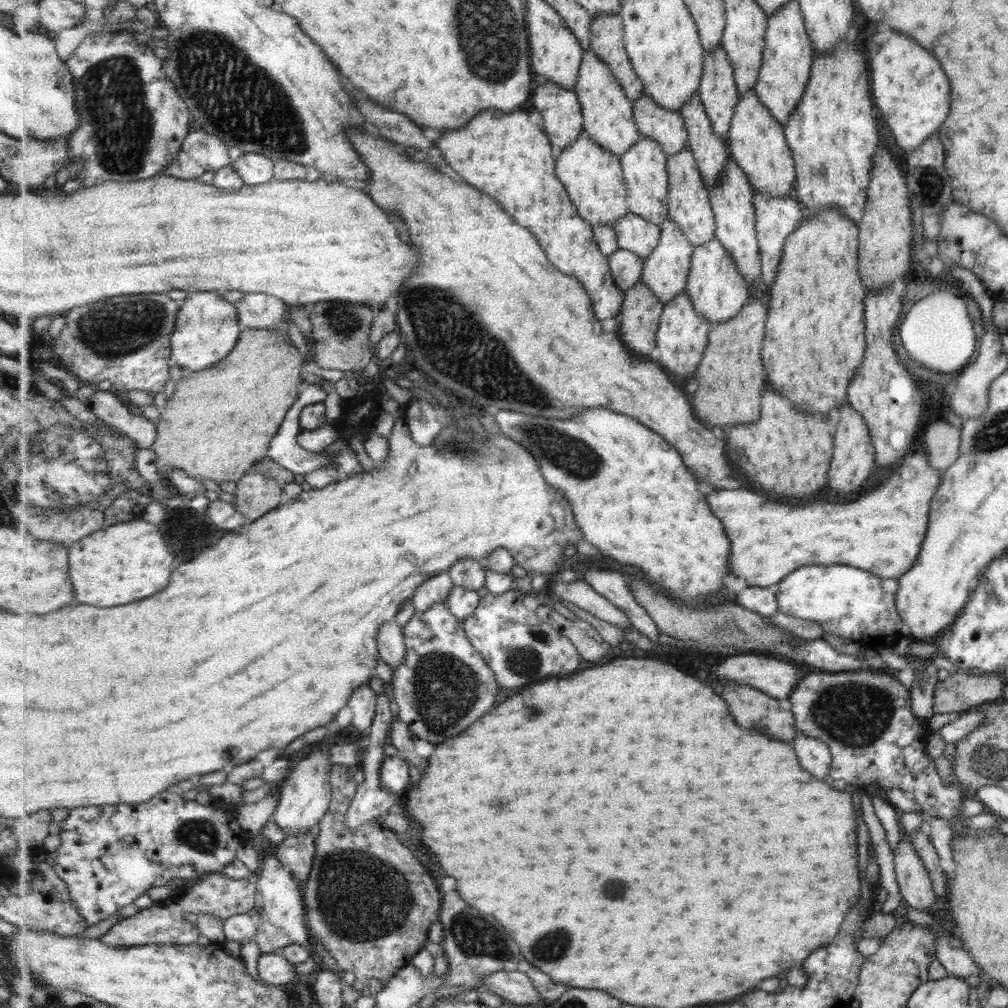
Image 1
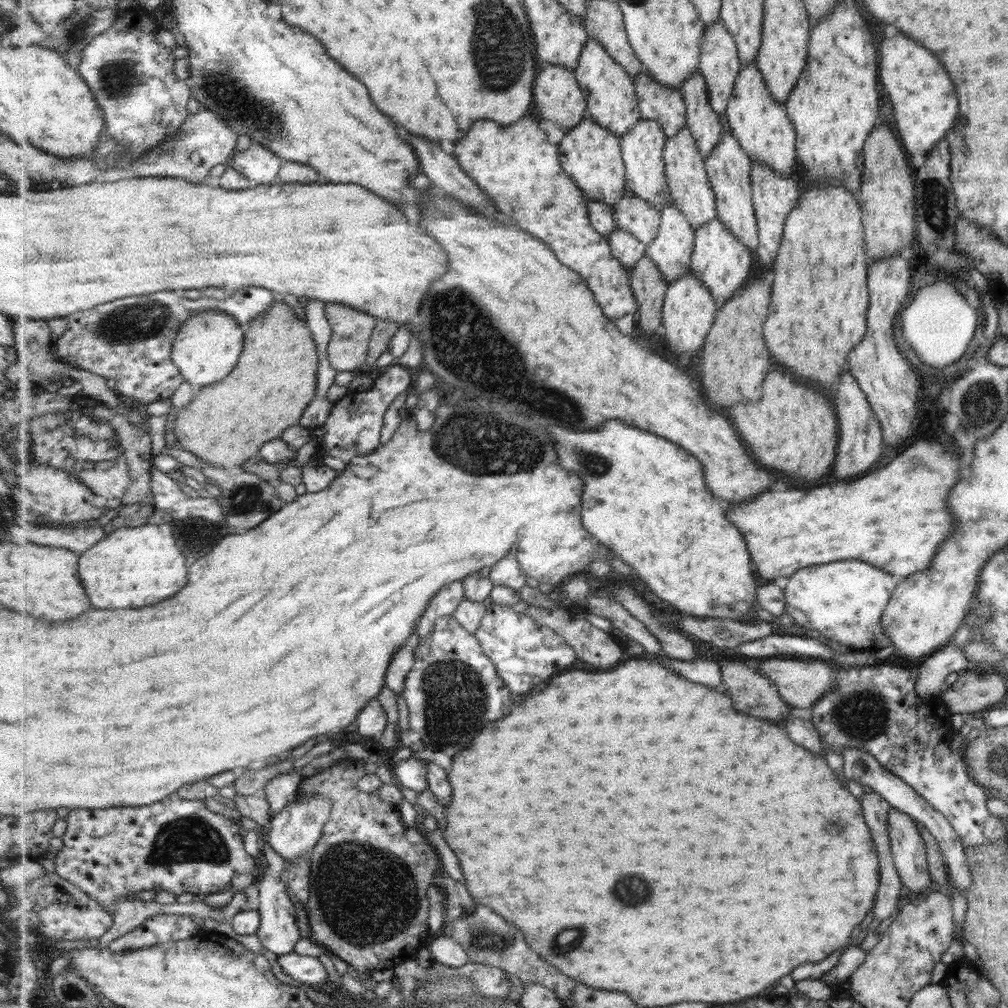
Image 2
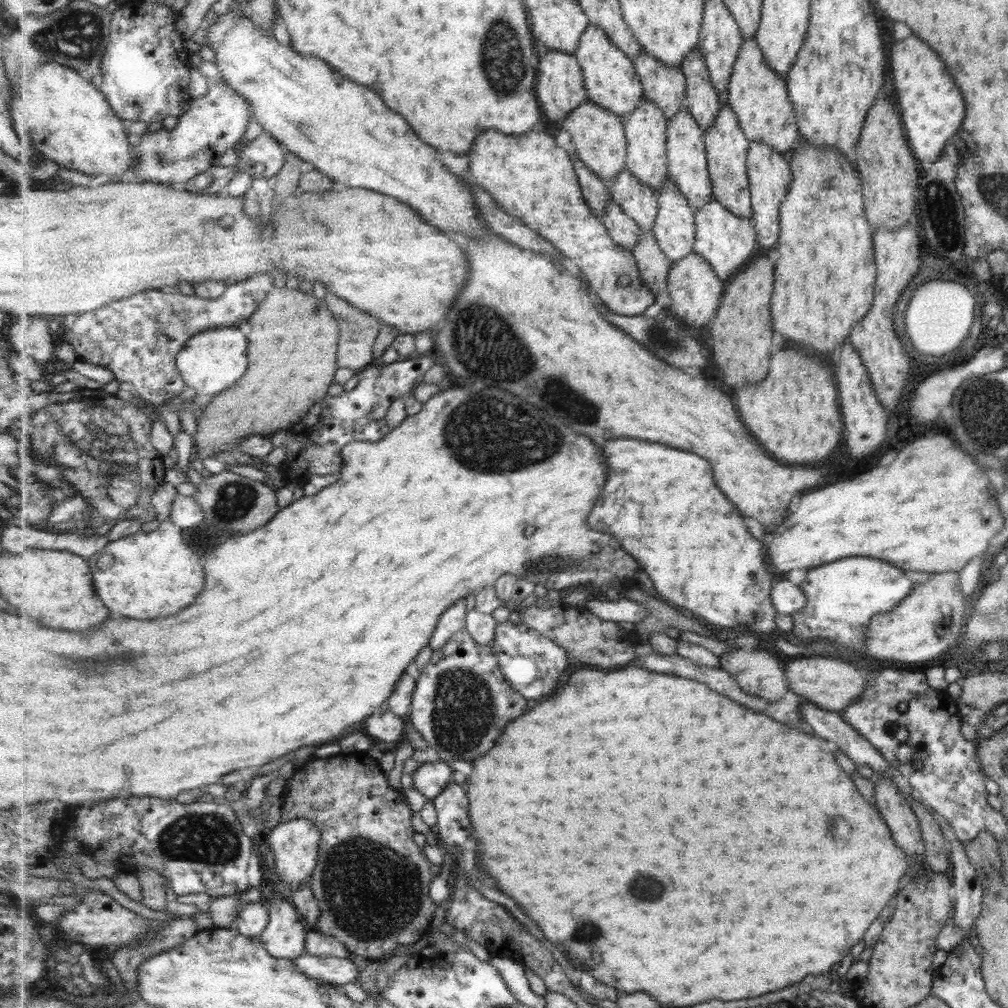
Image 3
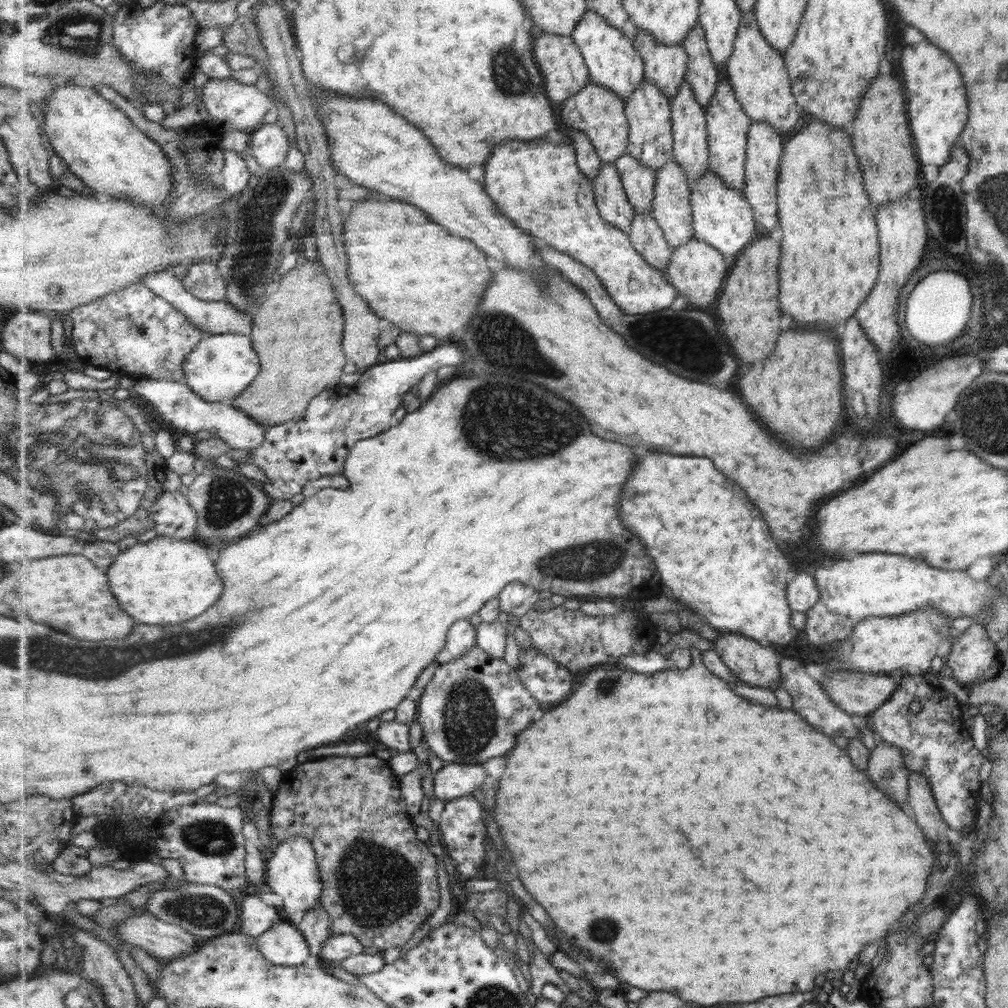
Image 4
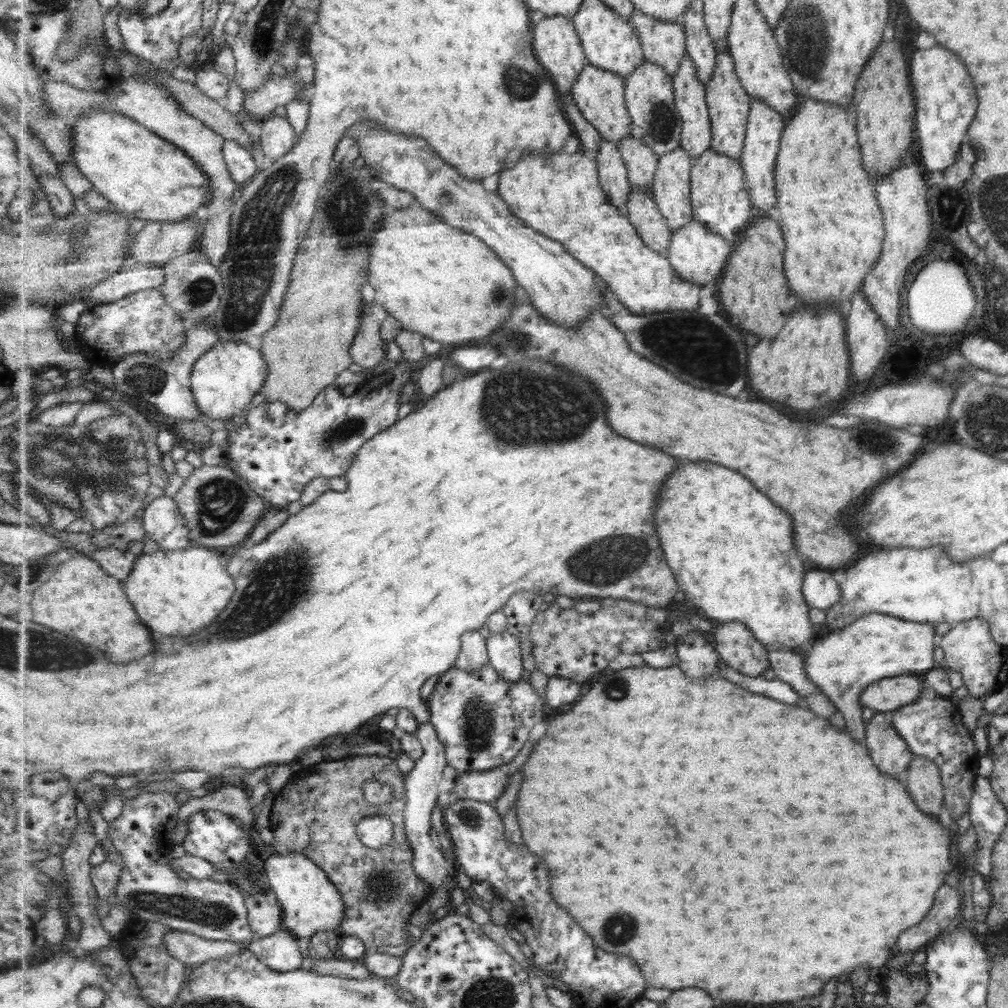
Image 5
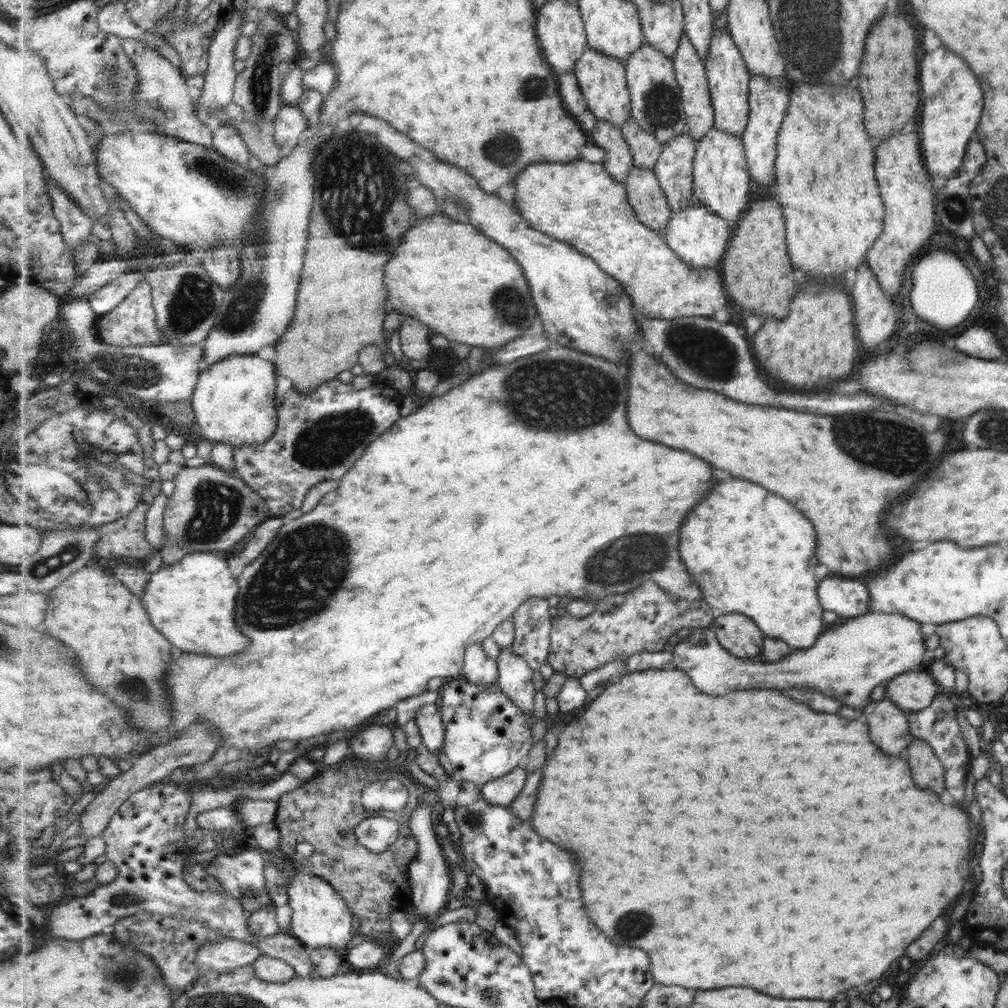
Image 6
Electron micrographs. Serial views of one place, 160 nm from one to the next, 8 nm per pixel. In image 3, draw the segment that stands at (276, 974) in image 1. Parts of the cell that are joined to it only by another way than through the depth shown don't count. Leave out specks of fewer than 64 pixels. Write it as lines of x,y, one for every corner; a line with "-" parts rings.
305,952
293,961
309,978
337,986
353,982
359,976
357,966
348,958
317,956

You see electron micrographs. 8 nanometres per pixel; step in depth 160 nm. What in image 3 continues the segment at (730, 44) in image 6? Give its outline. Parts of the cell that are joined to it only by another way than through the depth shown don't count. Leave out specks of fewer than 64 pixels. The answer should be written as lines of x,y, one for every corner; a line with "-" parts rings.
728,102
720,110
716,123
705,132
704,141
708,148
708,166
714,196
737,217
754,218
748,173
748,151
752,141
740,127
740,120

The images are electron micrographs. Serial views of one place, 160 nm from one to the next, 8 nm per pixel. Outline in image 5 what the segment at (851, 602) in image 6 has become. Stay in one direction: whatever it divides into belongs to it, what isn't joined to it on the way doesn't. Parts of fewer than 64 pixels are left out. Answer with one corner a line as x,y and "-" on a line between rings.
814,570
807,573
804,580
804,595
810,608
819,610
828,609
840,600
839,584
823,570

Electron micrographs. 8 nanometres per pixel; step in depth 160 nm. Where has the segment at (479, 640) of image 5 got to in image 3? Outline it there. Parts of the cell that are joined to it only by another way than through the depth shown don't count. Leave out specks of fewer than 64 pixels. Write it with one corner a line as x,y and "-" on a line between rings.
465,599
458,600
449,607
437,623
437,632
433,634
433,640
429,642
431,652
437,652
449,644
449,640
466,629
466,618
468,615

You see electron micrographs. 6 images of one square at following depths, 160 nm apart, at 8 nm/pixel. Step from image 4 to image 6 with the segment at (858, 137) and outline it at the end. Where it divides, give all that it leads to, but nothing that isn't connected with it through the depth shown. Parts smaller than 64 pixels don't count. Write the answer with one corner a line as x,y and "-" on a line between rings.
884,12
870,30
865,60
861,60
861,72
857,72
857,90
863,100
865,132
871,140
883,140
915,120
919,102
918,63
915,61
917,32
899,12
891,15

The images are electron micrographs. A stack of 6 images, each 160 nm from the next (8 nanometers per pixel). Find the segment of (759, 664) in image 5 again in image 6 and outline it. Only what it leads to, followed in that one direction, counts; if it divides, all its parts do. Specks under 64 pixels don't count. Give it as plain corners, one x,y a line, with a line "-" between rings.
740,612
722,614
713,624
720,644
741,659
762,657
764,633
753,618

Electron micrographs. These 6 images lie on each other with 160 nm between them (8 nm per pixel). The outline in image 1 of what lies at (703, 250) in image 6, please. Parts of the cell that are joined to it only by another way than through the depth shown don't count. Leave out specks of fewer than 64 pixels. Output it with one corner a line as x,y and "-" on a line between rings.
687,292
681,293
675,300
664,306
664,314
658,328
656,345
659,349
658,362
675,379
687,384
689,378
697,372
708,347
710,330
714,324
696,311

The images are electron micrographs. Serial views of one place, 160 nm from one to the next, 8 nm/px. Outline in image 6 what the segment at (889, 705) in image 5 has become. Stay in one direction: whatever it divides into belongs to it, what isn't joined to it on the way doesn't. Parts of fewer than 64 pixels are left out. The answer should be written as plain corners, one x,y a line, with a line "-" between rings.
925,669
908,671
889,679
885,682
884,693
884,699
903,712
927,708
937,694
944,694

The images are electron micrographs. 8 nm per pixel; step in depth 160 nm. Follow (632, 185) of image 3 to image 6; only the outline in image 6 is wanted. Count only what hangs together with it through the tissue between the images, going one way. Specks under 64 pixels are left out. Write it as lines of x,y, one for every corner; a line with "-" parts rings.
634,118
622,124
622,135
628,140
633,153
634,167
641,169
655,169
664,150
664,144
652,133
641,128

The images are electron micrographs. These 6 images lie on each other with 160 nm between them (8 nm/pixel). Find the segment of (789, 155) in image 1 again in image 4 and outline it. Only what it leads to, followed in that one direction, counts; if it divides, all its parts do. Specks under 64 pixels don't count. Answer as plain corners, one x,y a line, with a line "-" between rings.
753,10
742,13
734,48
732,58
727,62
728,81
733,85
744,111
752,122
768,122
783,137
785,134
793,134
801,120
803,108
799,108
792,91
792,80
784,55
764,37

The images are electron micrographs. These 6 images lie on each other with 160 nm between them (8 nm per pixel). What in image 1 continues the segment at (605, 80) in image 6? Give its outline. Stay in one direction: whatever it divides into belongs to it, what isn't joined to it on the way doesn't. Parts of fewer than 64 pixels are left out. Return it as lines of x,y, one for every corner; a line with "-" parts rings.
584,131
577,142
569,148
556,153
556,174
568,190
581,217
591,225
607,225
615,227
617,221
629,214
628,185
625,181
621,158
607,151
598,142
591,140
589,133

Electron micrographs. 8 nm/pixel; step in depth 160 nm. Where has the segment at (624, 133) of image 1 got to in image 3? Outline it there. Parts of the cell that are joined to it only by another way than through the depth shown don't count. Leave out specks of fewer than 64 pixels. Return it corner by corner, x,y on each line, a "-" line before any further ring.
590,24
581,37
580,46
574,54
580,61
584,72
588,100
619,114
627,119
644,99
644,85
637,74
634,59
629,58
623,50
617,48
605,29

